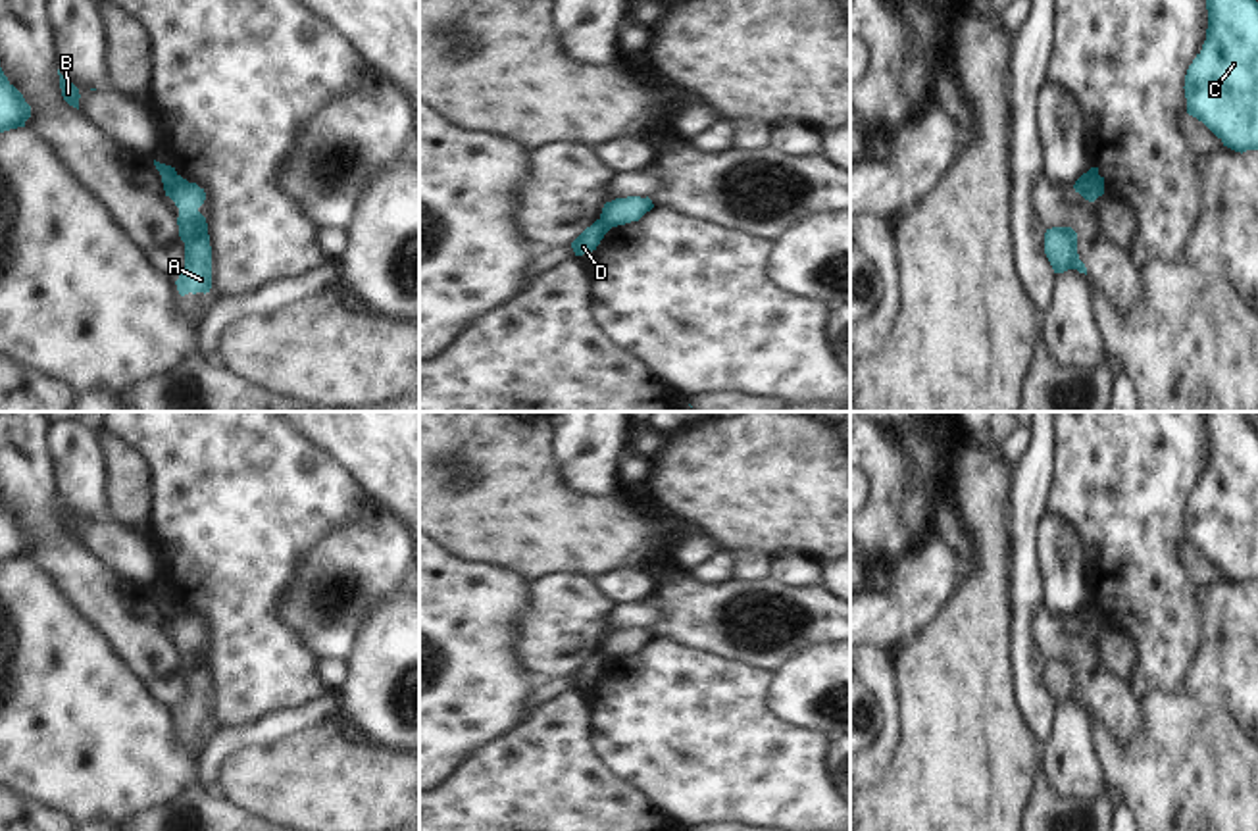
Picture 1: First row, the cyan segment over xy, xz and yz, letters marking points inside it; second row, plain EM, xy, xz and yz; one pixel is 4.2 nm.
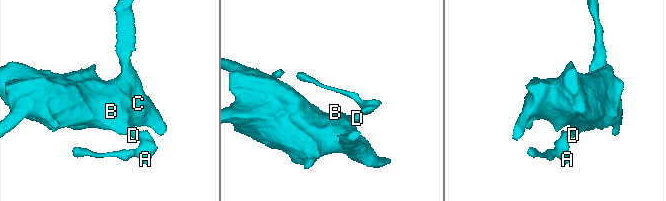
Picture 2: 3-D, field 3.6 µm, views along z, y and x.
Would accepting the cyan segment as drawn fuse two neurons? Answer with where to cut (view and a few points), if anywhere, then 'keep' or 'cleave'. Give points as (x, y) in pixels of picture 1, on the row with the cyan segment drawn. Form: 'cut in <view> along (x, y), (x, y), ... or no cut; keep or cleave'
cut in yz along (1087, 172), (1091, 191), (1097, 197); cleave

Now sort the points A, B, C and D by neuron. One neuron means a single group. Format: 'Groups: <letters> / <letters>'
Groups: A / B C D

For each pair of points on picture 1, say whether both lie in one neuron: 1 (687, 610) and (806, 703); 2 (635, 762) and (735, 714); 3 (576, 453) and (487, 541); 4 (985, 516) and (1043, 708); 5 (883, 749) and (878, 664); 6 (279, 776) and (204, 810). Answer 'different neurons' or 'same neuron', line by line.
1: different neurons
2: same neuron
3: different neurons
4: different neurons
5: same neuron
6: different neurons

